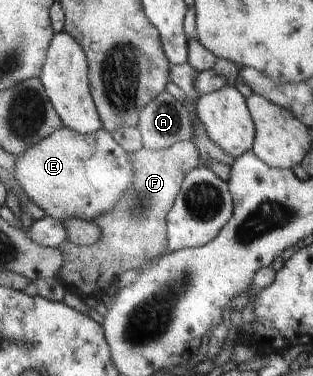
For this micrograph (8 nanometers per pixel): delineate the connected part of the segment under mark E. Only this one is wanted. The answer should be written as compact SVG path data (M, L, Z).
M62 128L52 135L41 140L24 151L24 155L17 157L18 169L16 179L20 181L26 195L46 211L48 216L59 220L80 218L86 221L110 213L120 201L120 197L126 193L126 187L134 183L134 167L130 161L130 152L118 143L118 140L108 130L102 128L96 133L82 135L70 128Z

